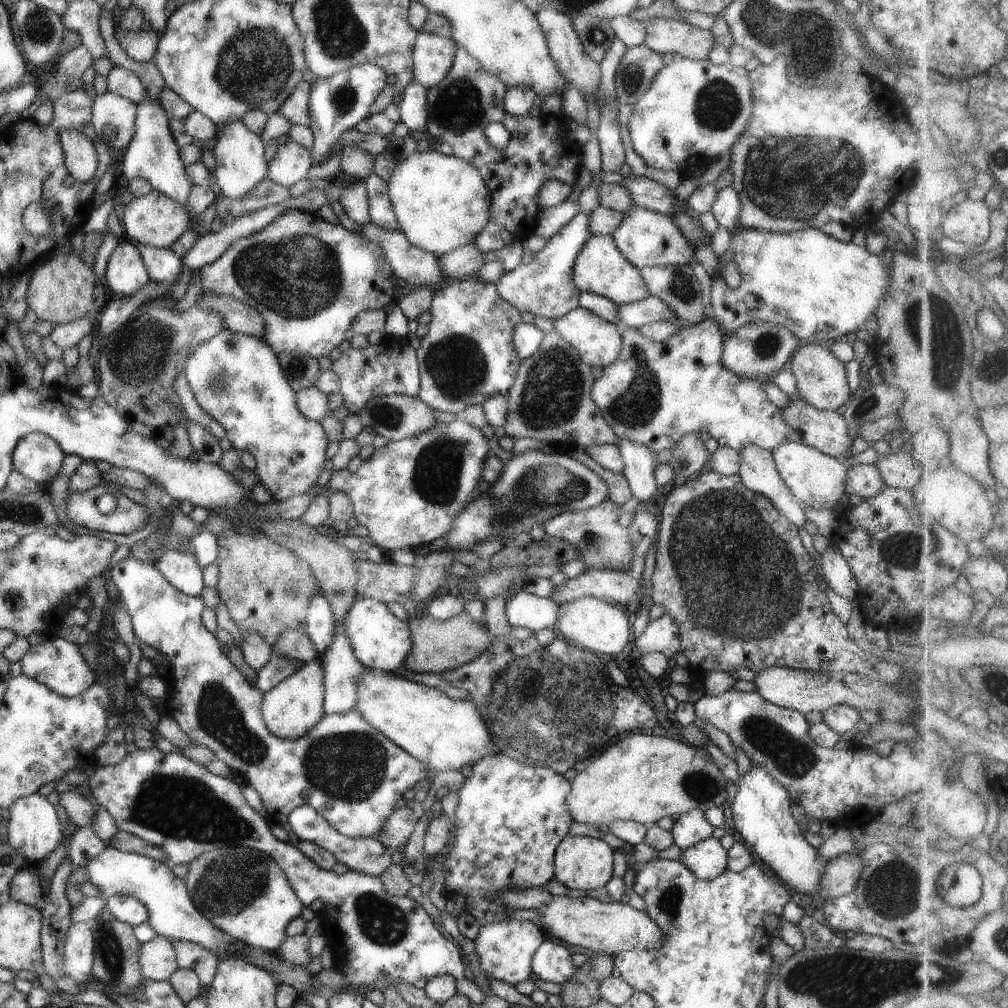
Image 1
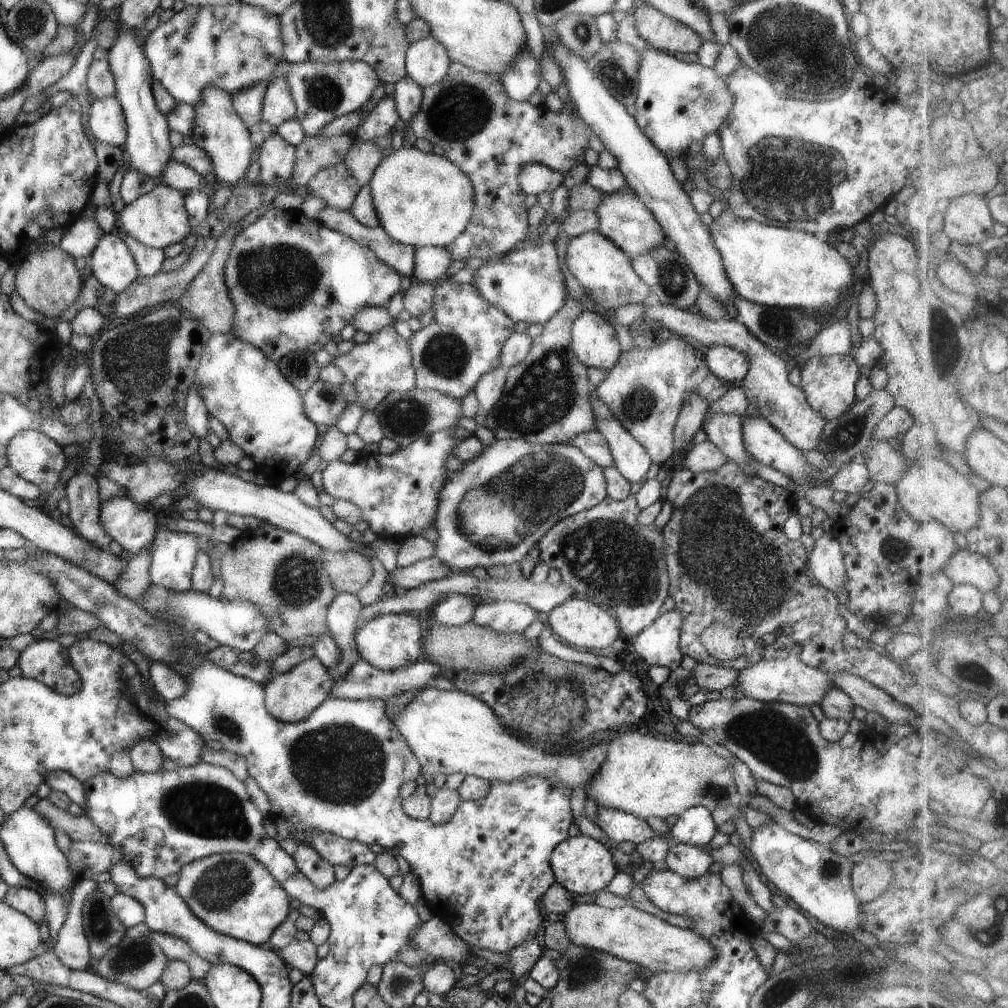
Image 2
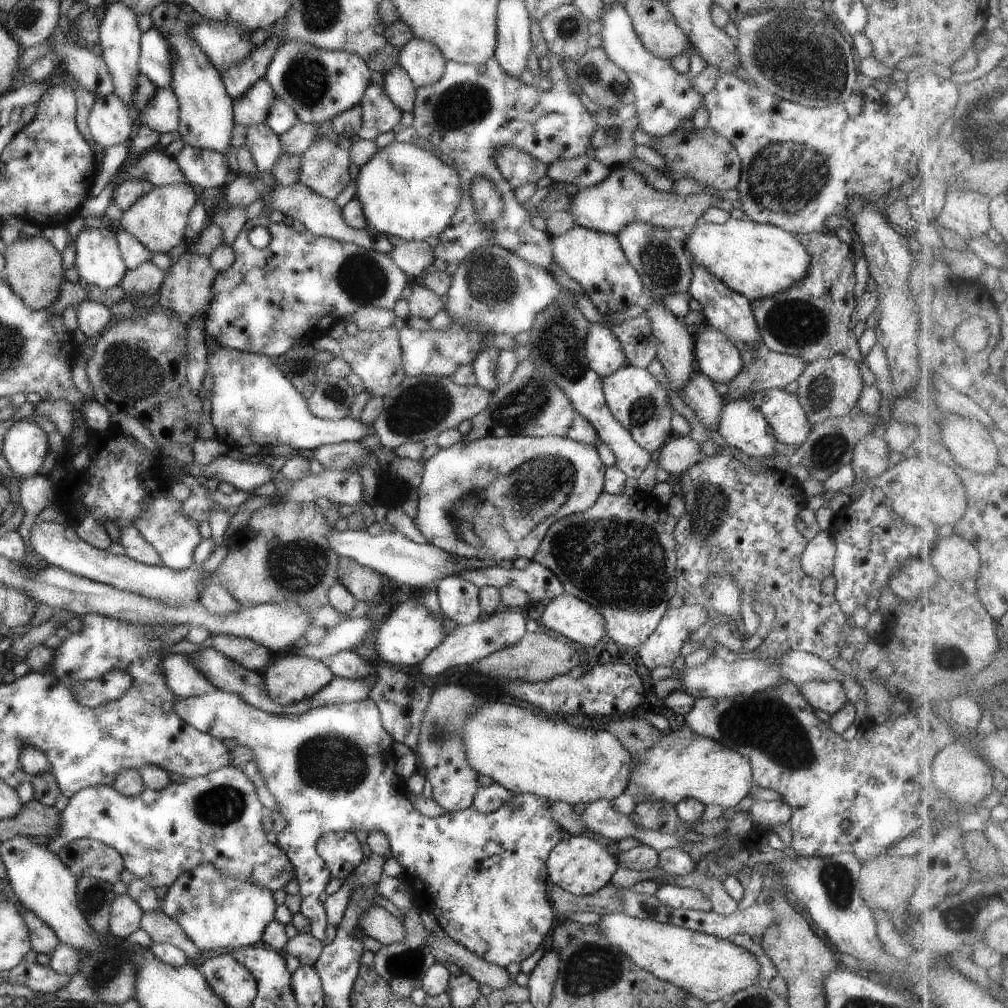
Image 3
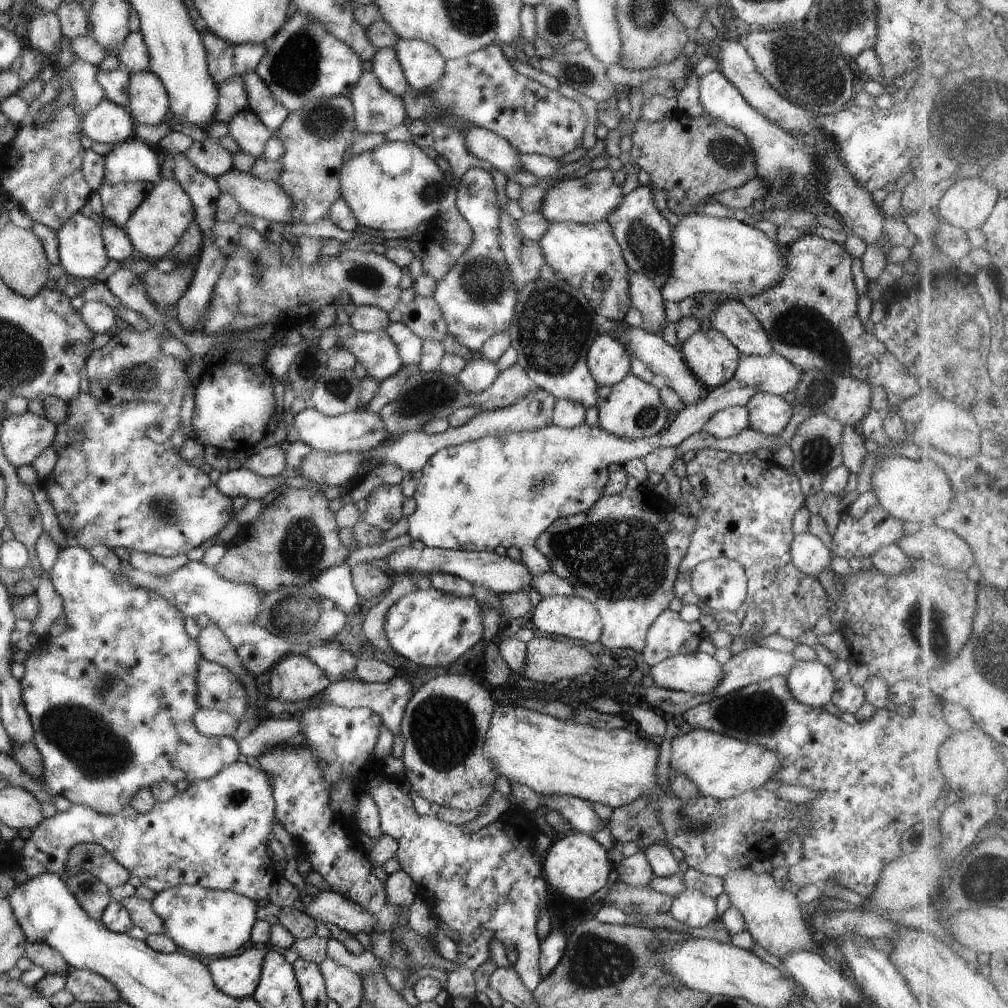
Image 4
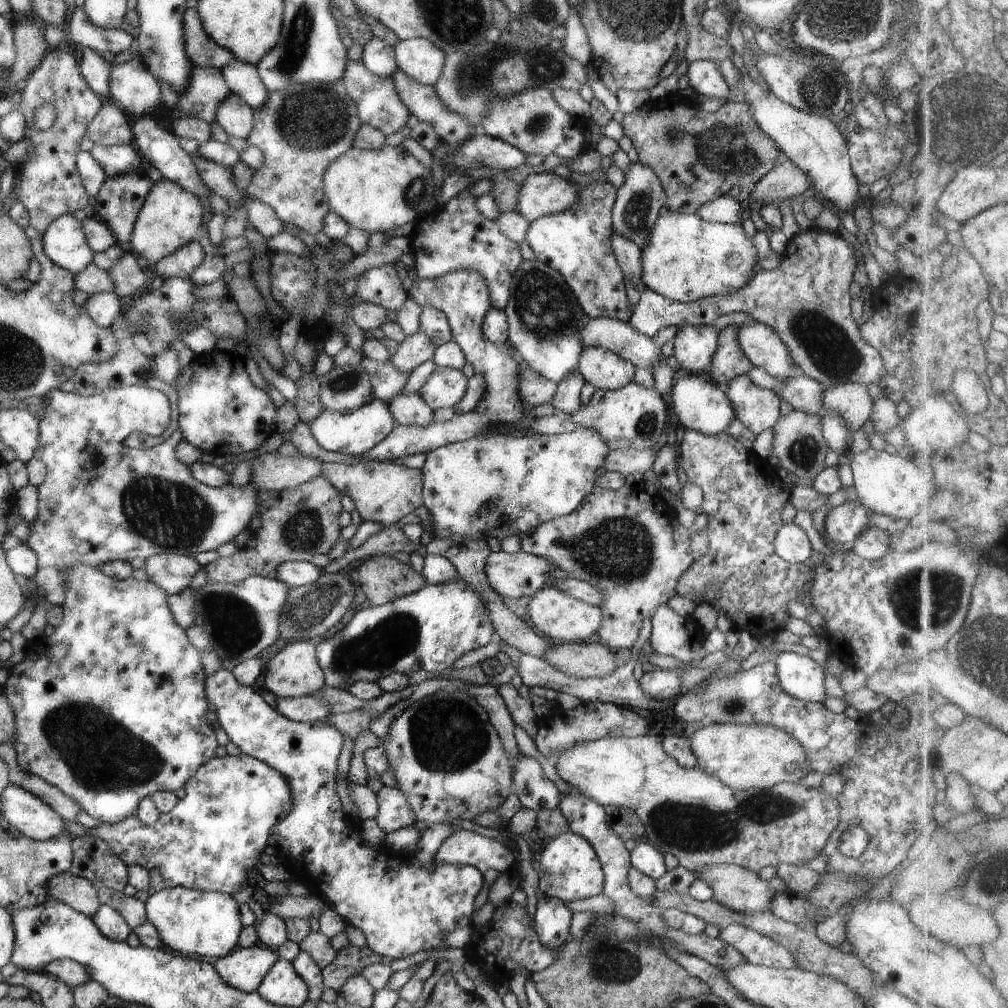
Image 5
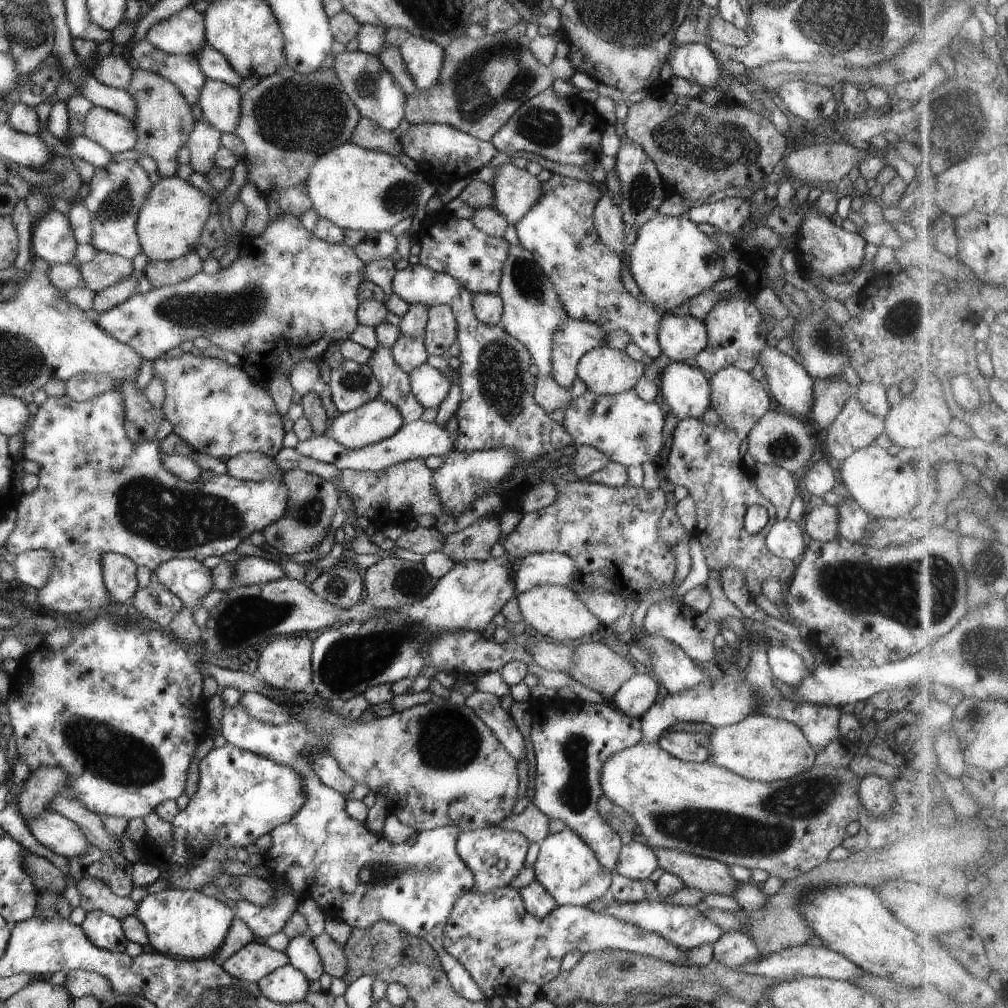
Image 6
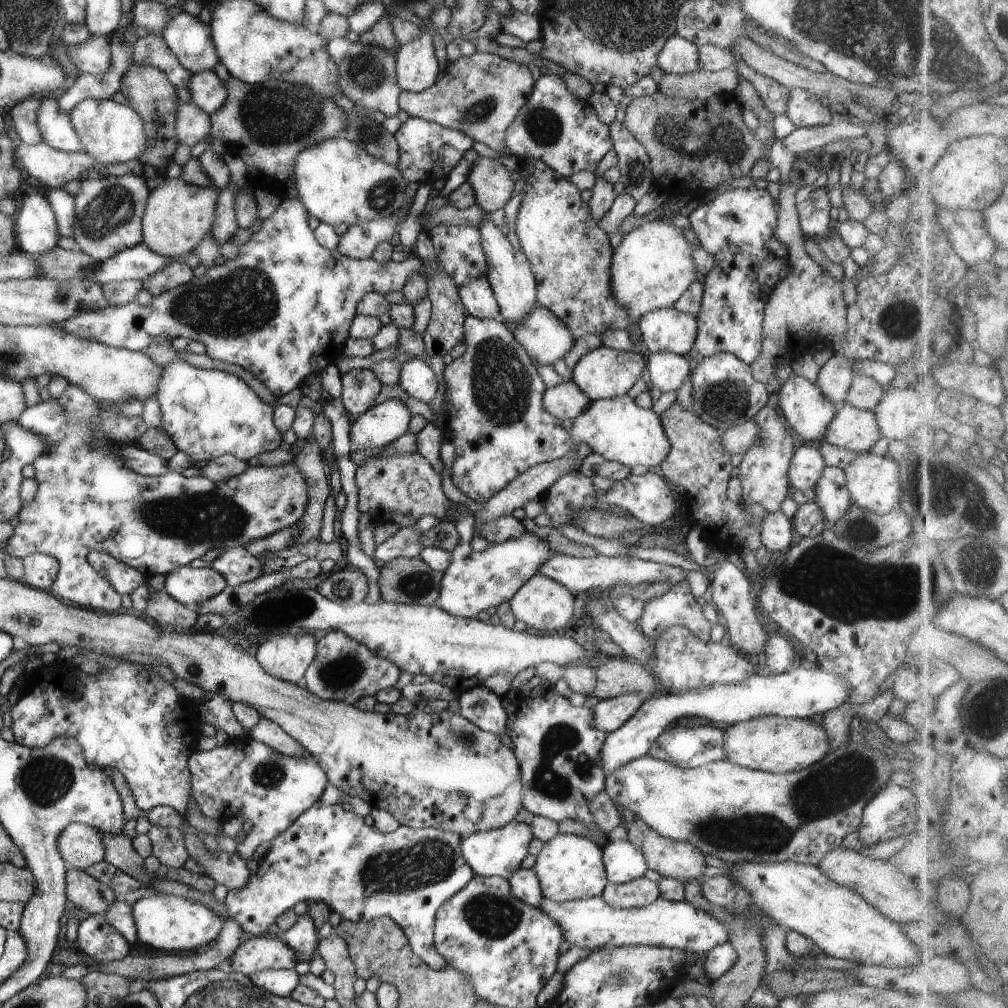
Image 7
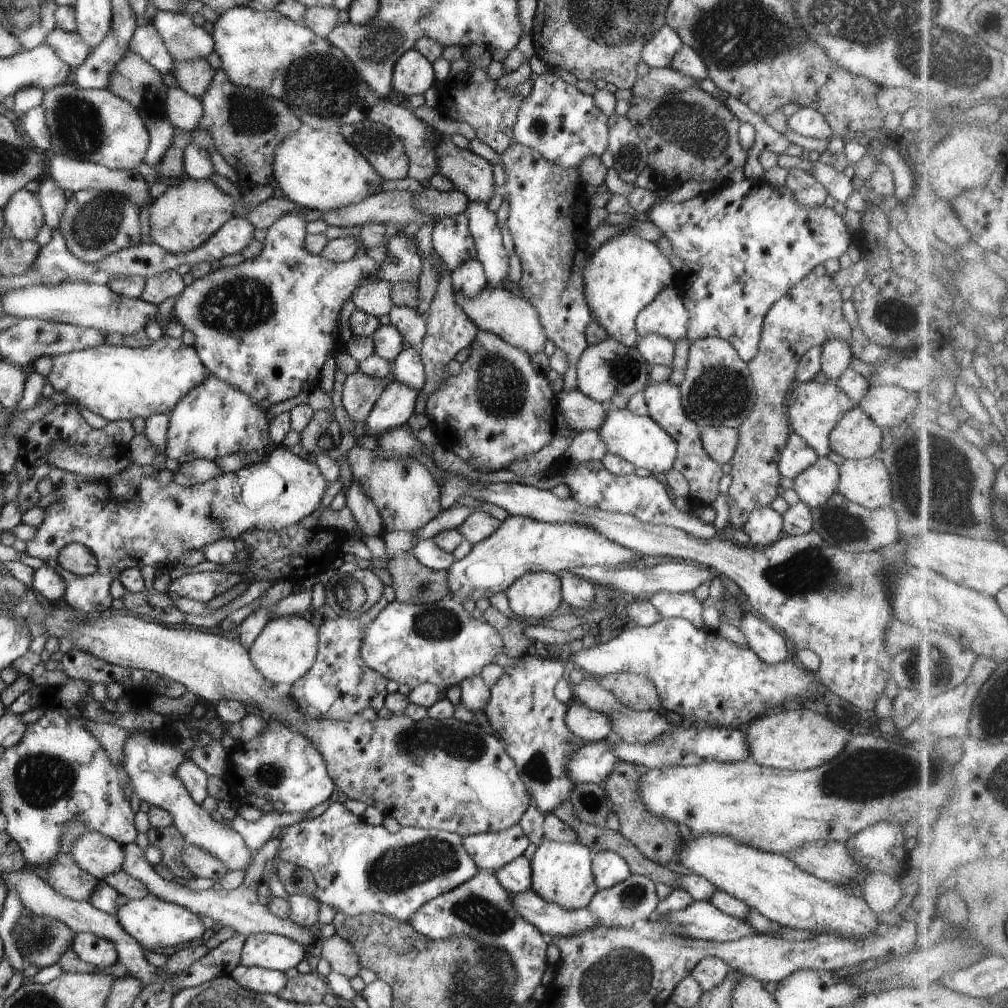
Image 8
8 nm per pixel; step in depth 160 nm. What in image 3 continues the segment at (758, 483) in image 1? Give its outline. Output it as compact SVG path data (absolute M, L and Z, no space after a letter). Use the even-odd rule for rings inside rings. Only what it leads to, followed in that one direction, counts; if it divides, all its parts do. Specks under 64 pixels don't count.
M698 368L693 372L689 383L683 386L681 399L694 410L702 424L712 430L712 434L718 434L719 416L726 402L714 388L713 382Z

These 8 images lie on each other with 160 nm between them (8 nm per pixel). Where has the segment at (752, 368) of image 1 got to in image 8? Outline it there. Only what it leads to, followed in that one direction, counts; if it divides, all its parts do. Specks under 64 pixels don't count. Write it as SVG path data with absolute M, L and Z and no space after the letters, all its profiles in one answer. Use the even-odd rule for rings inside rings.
M672 286L662 289L636 315L635 325L641 337L654 333L676 343L686 336L688 319L679 291Z

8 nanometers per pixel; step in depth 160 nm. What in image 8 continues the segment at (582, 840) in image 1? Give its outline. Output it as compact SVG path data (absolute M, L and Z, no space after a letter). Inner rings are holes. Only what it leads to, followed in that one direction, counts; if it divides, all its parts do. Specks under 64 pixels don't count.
M545 839L531 858L531 889L548 903L566 910L586 909L599 891L593 877L592 852L582 843L559 843Z

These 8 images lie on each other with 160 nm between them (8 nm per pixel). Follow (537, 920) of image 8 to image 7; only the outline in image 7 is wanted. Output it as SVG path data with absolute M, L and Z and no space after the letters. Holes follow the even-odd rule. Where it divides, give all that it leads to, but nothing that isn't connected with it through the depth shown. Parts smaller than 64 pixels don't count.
M601 896L563 903L544 897L537 907L562 929L564 941L568 940L570 944L580 946L580 948L594 949L606 947L609 944L615 946L658 945L702 955L716 945L729 941L727 924L686 900L667 901L660 896L645 907L617 909L606 904Z

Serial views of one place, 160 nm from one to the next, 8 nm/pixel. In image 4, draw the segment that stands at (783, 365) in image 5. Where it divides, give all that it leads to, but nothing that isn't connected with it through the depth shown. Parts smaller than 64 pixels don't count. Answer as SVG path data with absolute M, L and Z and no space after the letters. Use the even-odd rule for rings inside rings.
M710 293L717 296L717 305L710 313L711 328L726 336L741 355L769 355L774 352L768 333L762 328L758 319L742 304L738 298Z

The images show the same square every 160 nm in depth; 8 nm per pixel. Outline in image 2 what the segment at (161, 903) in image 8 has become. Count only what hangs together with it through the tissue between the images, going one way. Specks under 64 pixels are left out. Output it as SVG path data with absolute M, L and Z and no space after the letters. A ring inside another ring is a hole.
M216 853L185 864L173 888L212 930L256 946L266 944L291 909L291 898L271 872L254 857L242 853Z

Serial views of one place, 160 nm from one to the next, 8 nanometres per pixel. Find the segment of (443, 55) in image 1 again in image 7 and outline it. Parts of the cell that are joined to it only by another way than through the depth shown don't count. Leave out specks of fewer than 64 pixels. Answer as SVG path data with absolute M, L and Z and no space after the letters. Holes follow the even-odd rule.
M424 22L428 28L421 29L416 40L400 45L395 56L395 75L402 91L422 92L436 83L440 74L429 30L431 22Z

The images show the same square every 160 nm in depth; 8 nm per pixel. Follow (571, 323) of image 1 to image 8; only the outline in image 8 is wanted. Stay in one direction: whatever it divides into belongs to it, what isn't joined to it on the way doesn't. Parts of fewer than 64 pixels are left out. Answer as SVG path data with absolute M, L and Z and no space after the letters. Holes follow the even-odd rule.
M608 337L596 344L590 343L580 355L576 365L577 387L583 395L599 403L607 404L617 392L623 392L630 398L646 388L650 382L651 367L636 347L623 345L615 338Z

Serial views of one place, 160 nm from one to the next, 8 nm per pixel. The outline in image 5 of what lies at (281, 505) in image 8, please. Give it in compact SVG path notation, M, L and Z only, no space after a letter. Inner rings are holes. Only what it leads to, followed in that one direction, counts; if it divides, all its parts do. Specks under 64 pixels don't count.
M120 385L112 387L105 391L100 391L95 395L83 397L74 392L69 393L61 391L60 388L50 391L48 395L43 396L43 403L46 407L46 413L41 418L41 438L39 446L36 450L36 457L40 459L47 468L47 473L42 484L37 486L39 496L38 515L34 522L29 524L30 533L24 544L28 545L37 554L38 560L38 576L35 584L39 594L44 594L44 598L50 604L62 607L65 603L67 594L67 573L77 564L92 565L94 568L99 568L101 565L110 561L128 561L131 562L136 556L140 558L150 558L152 555L160 553L170 554L186 554L193 556L196 552L206 552L207 550L216 550L222 544L234 541L234 538L246 528L249 528L250 521L259 510L259 488L249 483L247 486L237 486L233 483L226 483L211 487L199 483L189 471L189 466L177 459L175 448L176 445L183 439L183 434L180 429L174 430L170 437L159 445L146 449L133 449L125 444L126 437L133 432L146 433L150 436L162 436L164 430L170 424L170 403L168 398L162 391L149 389L148 387L139 387L136 385Z

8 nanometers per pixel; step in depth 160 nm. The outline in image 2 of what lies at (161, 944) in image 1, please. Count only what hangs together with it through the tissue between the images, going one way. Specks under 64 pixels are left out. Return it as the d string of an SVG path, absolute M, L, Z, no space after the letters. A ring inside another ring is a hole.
M150 937L125 938L117 945L111 946L99 959L92 957L86 971L97 974L107 981L115 982L134 990L144 990L160 981L160 977L169 958L162 949L150 940Z

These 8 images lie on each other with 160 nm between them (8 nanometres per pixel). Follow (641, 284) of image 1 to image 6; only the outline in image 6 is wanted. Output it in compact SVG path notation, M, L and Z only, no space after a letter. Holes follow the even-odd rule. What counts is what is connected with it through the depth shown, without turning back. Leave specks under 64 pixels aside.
M554 174L548 182L542 183L542 190L544 196L540 202L516 224L519 246L534 256L534 262L554 284L570 319L598 324L606 328L606 332L624 330L649 360L658 358L661 354L658 344L660 309L652 310L626 291L622 282L622 261L600 241L594 228L596 202L602 192L608 190L605 182Z

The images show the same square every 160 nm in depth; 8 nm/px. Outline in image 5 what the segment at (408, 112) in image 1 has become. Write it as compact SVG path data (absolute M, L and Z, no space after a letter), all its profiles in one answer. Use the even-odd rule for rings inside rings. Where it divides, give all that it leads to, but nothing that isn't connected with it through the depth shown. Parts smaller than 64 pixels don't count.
M372 37L363 46L361 61L370 72L378 76L390 77L397 68L394 49L385 40Z

